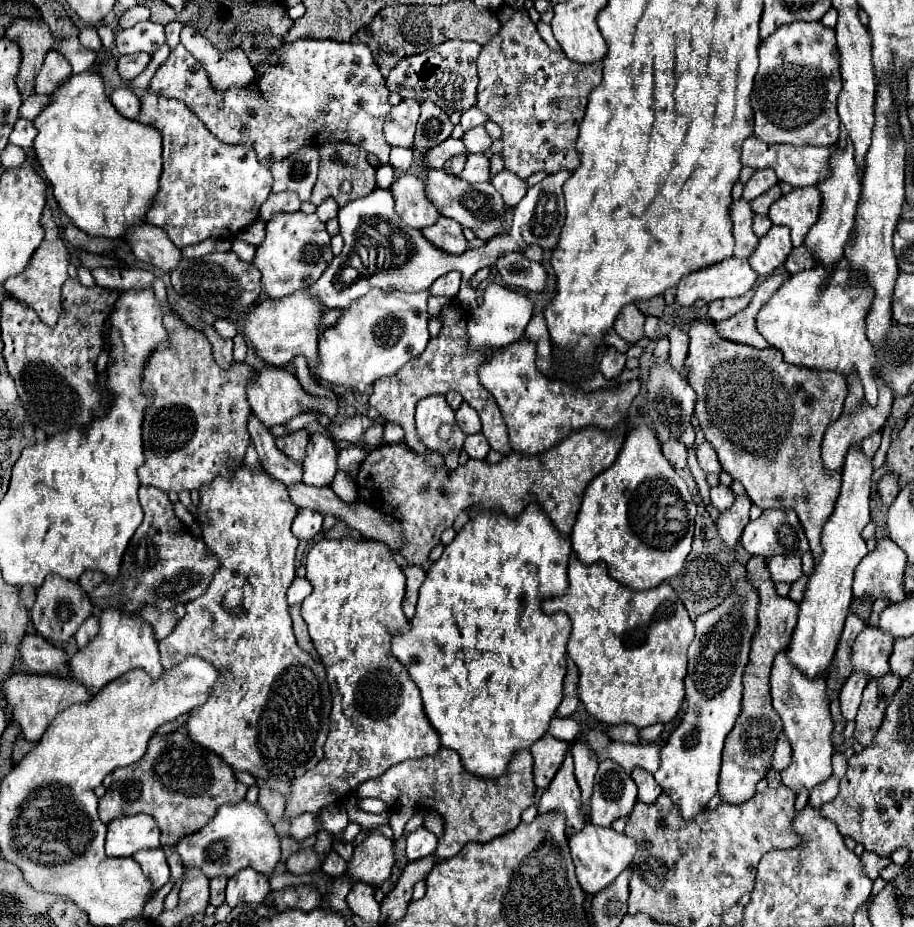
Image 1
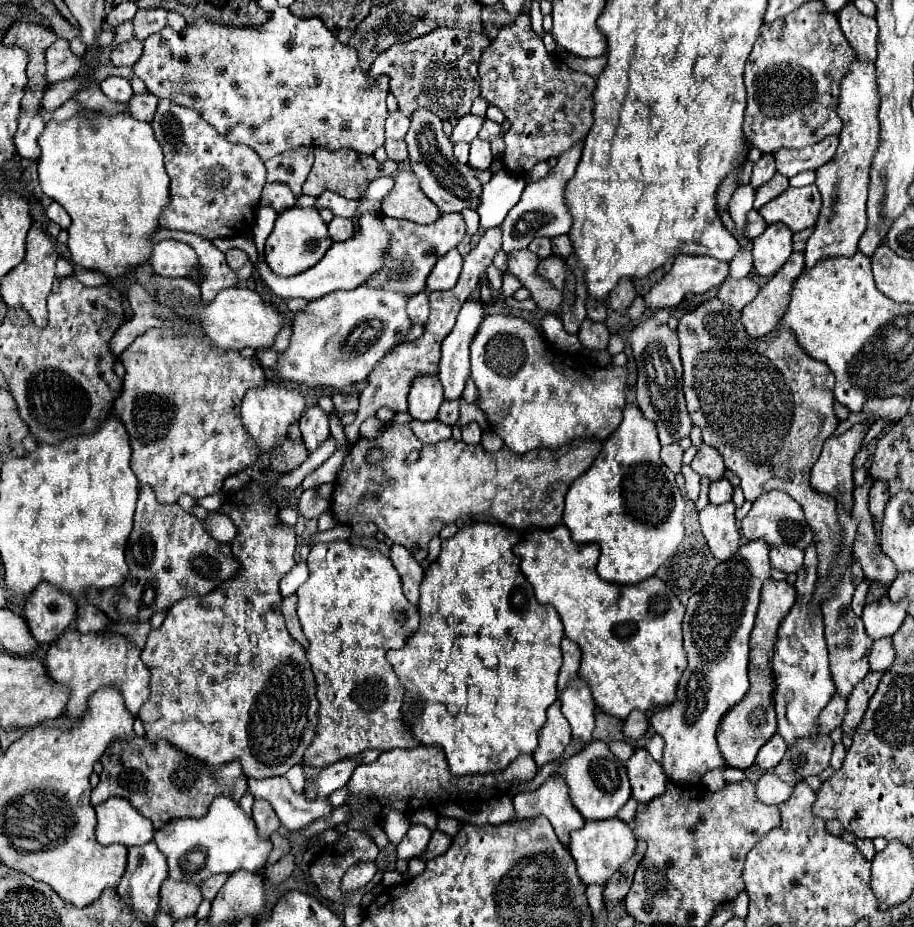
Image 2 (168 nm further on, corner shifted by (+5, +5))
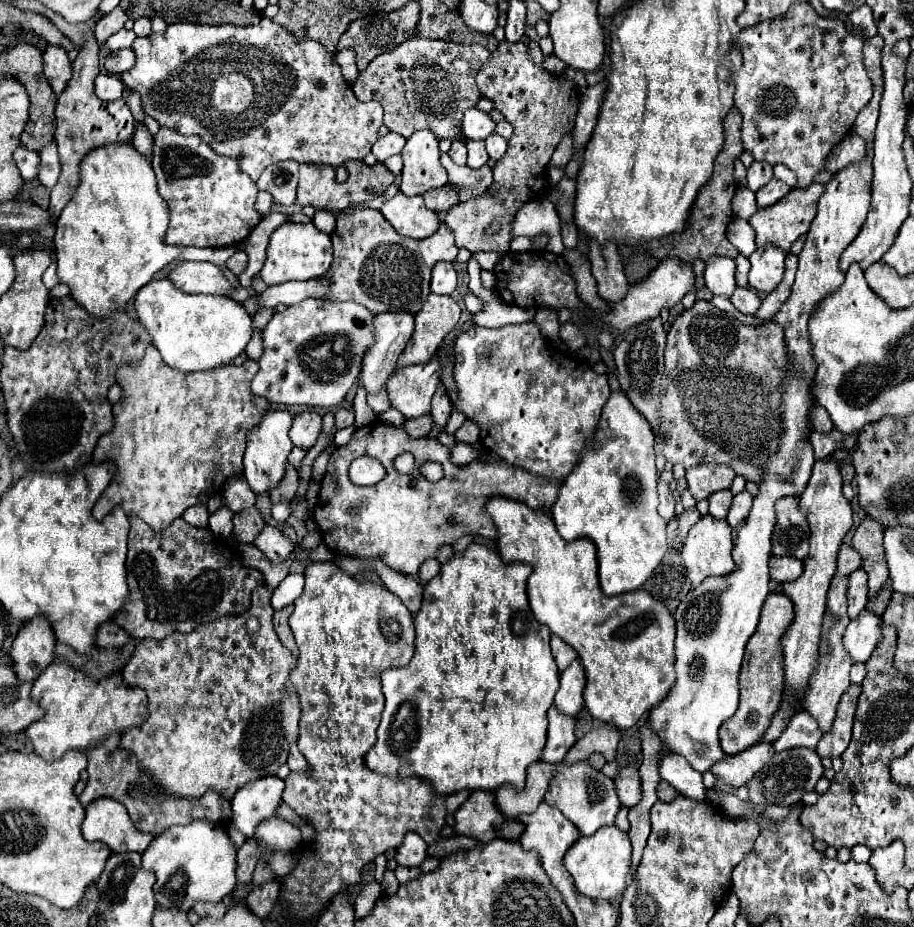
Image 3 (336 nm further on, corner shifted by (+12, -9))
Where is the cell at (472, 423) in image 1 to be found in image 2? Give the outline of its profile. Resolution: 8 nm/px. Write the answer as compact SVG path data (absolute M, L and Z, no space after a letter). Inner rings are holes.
M443 400L441 408L439 408L439 412L437 412L437 420L443 422L443 424L453 426L453 424L459 420L459 402L457 402L457 400L453 400L453 402Z

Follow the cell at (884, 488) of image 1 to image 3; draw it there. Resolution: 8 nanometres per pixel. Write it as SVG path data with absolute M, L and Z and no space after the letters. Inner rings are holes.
M866 516L860 522L860 526L856 528L854 538L852 538L852 546L860 552L860 556L864 560L862 568L868 574L870 596L874 596L880 590L880 586L884 584L884 580L888 578L888 568L884 566L882 534L884 534L884 528L880 526L880 522Z

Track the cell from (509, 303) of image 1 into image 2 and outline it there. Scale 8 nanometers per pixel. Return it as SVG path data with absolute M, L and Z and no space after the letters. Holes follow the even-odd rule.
M469 300L463 304L457 324L441 344L439 380L445 390L445 400L459 400L469 378L469 344L485 318L483 304Z

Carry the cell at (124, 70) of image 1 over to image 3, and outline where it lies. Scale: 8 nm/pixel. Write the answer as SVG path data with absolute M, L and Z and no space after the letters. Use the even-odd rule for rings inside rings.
M132 48L116 50L116 52L108 54L108 58L104 60L104 68L108 70L108 74L114 74L114 76L124 74L124 70L128 72L132 66L134 66L134 50Z

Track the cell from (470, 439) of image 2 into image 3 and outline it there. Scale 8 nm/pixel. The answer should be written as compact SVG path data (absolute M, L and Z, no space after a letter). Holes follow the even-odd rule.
M466 420L458 432L454 434L458 442L464 442L464 444L476 444L480 440L480 428L472 422L472 420Z

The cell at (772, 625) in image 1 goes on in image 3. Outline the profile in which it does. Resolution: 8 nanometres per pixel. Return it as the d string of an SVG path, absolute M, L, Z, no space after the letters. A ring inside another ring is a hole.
M770 594L762 606L760 624L758 630L752 634L752 638L746 644L746 656L740 672L740 706L728 722L720 728L720 746L724 754L734 756L756 742L760 742L774 718L774 714L780 710L782 692L784 692L784 680L782 680L782 648L780 638L786 632L794 618L794 604L786 594Z

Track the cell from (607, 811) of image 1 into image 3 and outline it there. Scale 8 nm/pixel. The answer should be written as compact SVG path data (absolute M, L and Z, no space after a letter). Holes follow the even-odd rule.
M588 760L558 764L546 792L546 802L550 806L560 808L560 812L580 830L582 836L592 836L602 826L612 826L620 810L620 800L614 788L614 780L604 776L600 770L592 768Z

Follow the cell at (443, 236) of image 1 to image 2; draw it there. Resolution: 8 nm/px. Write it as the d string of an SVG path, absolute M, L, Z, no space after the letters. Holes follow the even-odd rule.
M457 212L441 214L441 218L429 226L383 216L383 226L389 232L389 248L385 254L385 266L381 272L375 272L371 280L367 280L367 286L387 288L387 290L403 292L411 296L425 290L425 280L429 272L433 270L435 262L441 256L445 256L451 248L461 244L461 240L465 238L465 220Z

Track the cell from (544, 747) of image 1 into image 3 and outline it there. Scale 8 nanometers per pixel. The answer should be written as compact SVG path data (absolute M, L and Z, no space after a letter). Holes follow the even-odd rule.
M554 706L548 710L548 740L540 754L542 762L558 764L564 760L566 752L576 742L574 726L576 726L576 722L572 722L572 718L570 720L564 718Z

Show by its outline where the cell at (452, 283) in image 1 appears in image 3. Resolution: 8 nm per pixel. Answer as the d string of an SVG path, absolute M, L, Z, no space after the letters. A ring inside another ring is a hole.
M438 262L432 270L432 280L430 280L430 292L448 296L456 290L456 270L452 262Z

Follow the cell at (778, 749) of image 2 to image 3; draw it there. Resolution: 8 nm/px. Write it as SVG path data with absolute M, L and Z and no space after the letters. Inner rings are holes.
M760 742L748 748L744 754L724 756L720 764L712 768L712 774L732 786L746 786L756 772L760 772L774 756L774 748L770 742Z

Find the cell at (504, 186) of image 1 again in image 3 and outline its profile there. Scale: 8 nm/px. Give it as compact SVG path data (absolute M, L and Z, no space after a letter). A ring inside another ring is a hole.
M447 184L440 190L428 190L424 194L424 200L426 200L426 206L434 212L448 212L452 206L458 204L458 190L455 185Z

